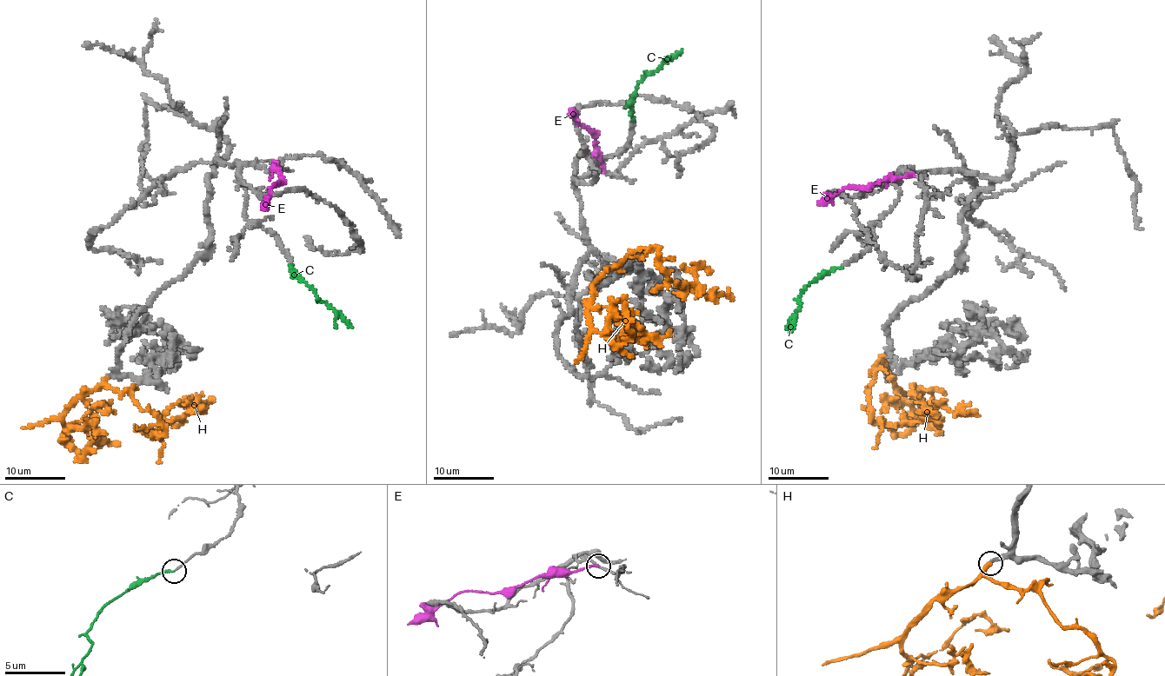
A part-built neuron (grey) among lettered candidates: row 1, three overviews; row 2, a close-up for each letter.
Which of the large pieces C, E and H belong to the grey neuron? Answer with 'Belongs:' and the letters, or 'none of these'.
Belongs: C

